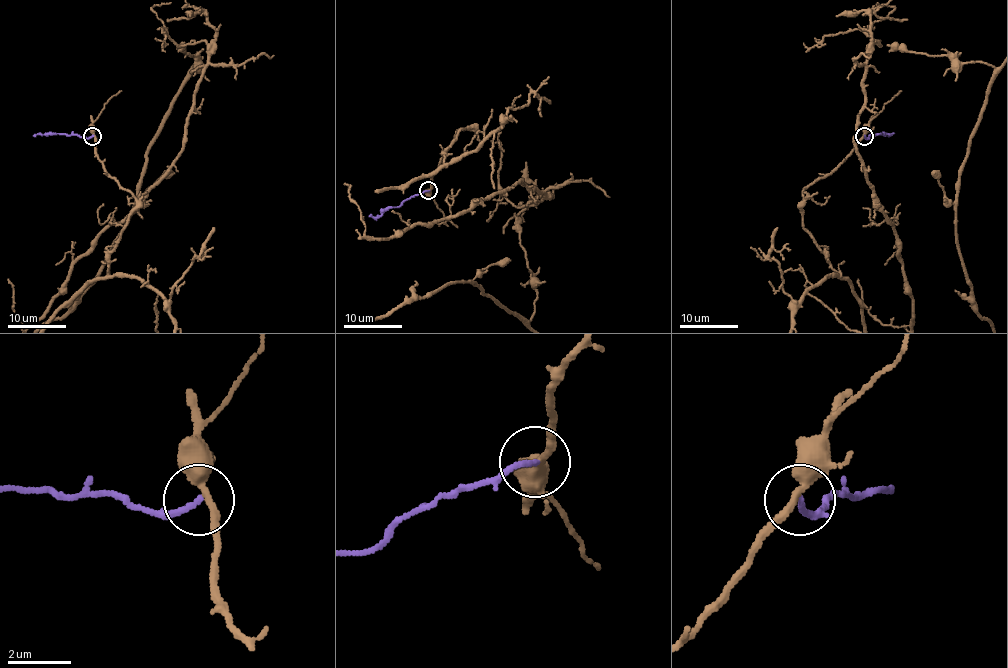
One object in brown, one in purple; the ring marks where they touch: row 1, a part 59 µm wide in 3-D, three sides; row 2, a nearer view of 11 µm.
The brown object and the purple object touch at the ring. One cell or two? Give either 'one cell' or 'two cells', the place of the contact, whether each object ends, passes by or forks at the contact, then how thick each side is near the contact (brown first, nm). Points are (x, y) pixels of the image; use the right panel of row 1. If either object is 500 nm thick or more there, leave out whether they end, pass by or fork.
two cells | (864, 136) | brown passes by | purple ends | 340/200 nm

